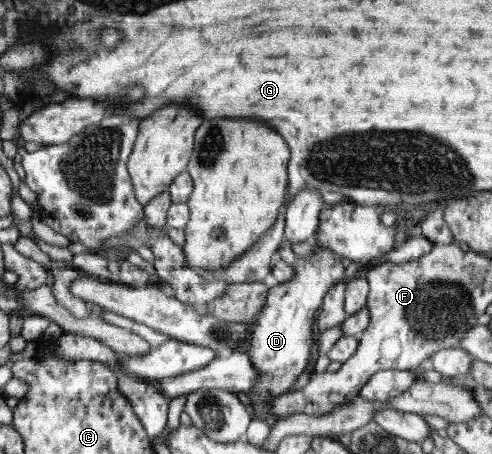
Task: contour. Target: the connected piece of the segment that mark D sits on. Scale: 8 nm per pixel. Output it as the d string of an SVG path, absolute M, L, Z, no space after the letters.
M317 245L313 255L309 259L295 257L295 277L287 283L278 283L269 289L265 305L259 313L257 325L252 327L250 340L245 350L257 367L259 380L253 386L251 394L251 407L253 415L259 421L269 421L277 418L271 412L269 399L275 399L291 389L291 385L297 381L297 377L309 367L313 361L313 349L315 347L315 331L313 321L317 315L317 309L322 307L321 301L326 297L327 291L337 282L345 279L345 271L341 267L341 257L335 255L329 249L319 248Z

